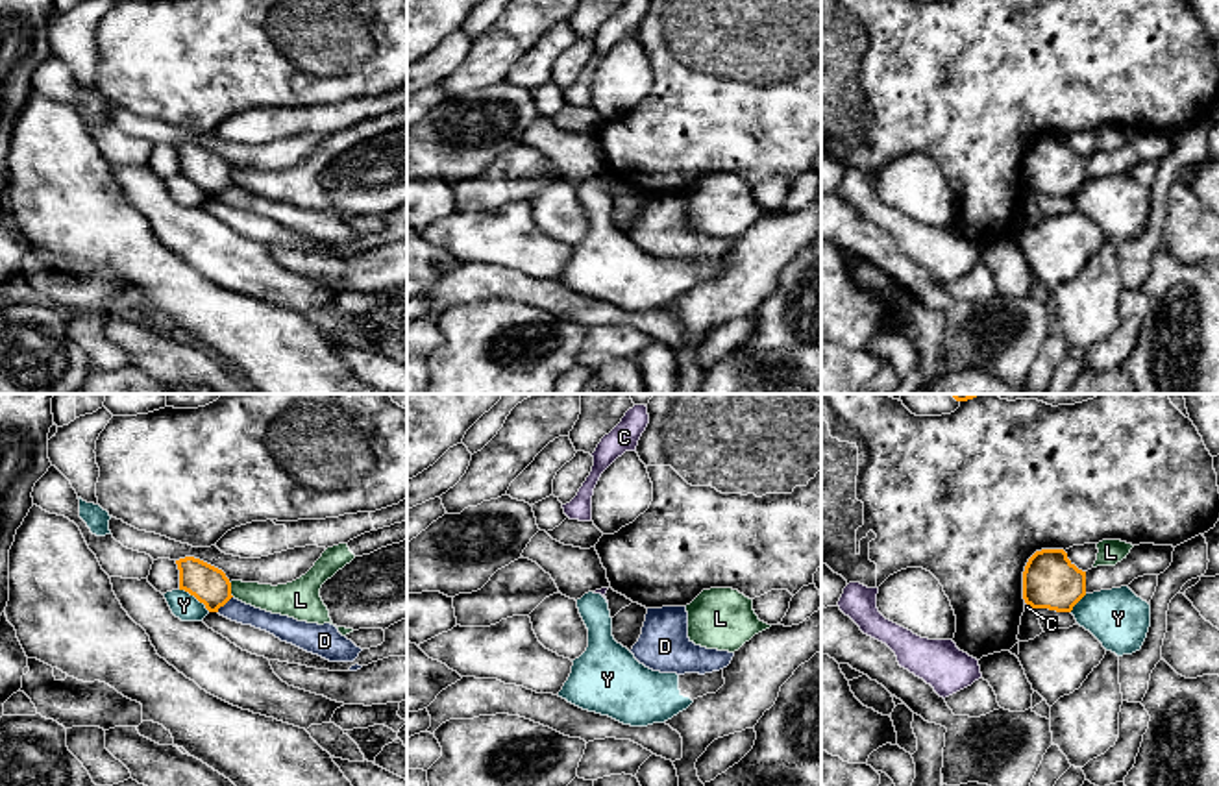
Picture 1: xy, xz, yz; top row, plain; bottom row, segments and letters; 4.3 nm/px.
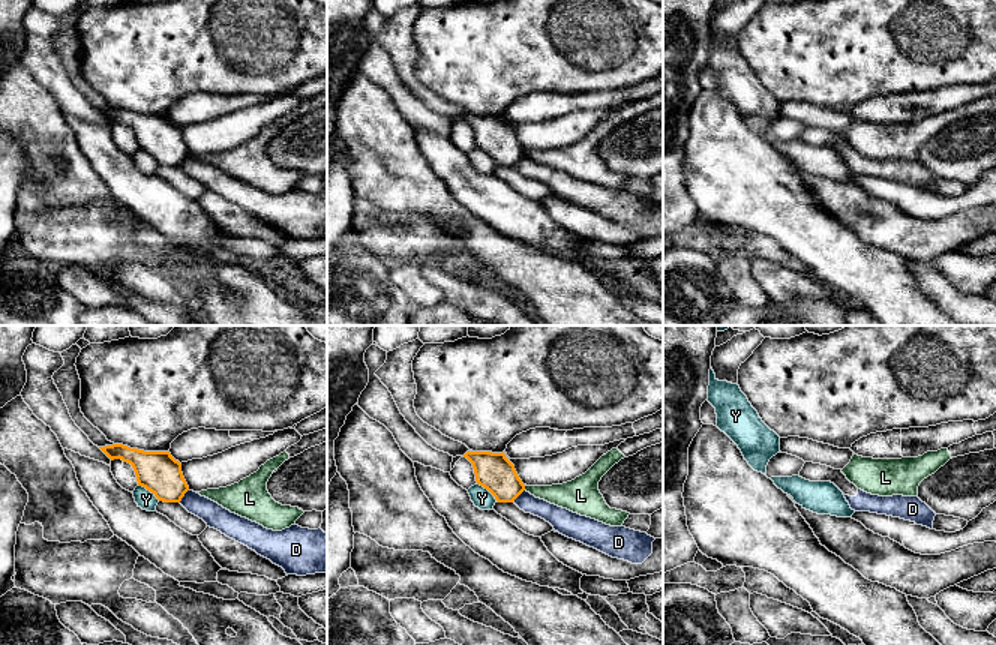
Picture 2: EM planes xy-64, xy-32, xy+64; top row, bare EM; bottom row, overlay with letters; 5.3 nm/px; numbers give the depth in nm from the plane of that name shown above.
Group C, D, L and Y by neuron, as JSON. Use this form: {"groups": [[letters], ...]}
{"groups": [["C"], ["D"], ["L"], ["Y"]]}

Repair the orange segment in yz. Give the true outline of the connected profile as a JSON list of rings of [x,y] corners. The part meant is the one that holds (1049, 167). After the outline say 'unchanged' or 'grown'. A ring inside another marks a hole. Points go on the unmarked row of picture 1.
[[[1064,135],[1036,137],[1023,157],[1023,185],[1032,194],[1071,198],[1086,181],[1086,157]]] | unchanged

